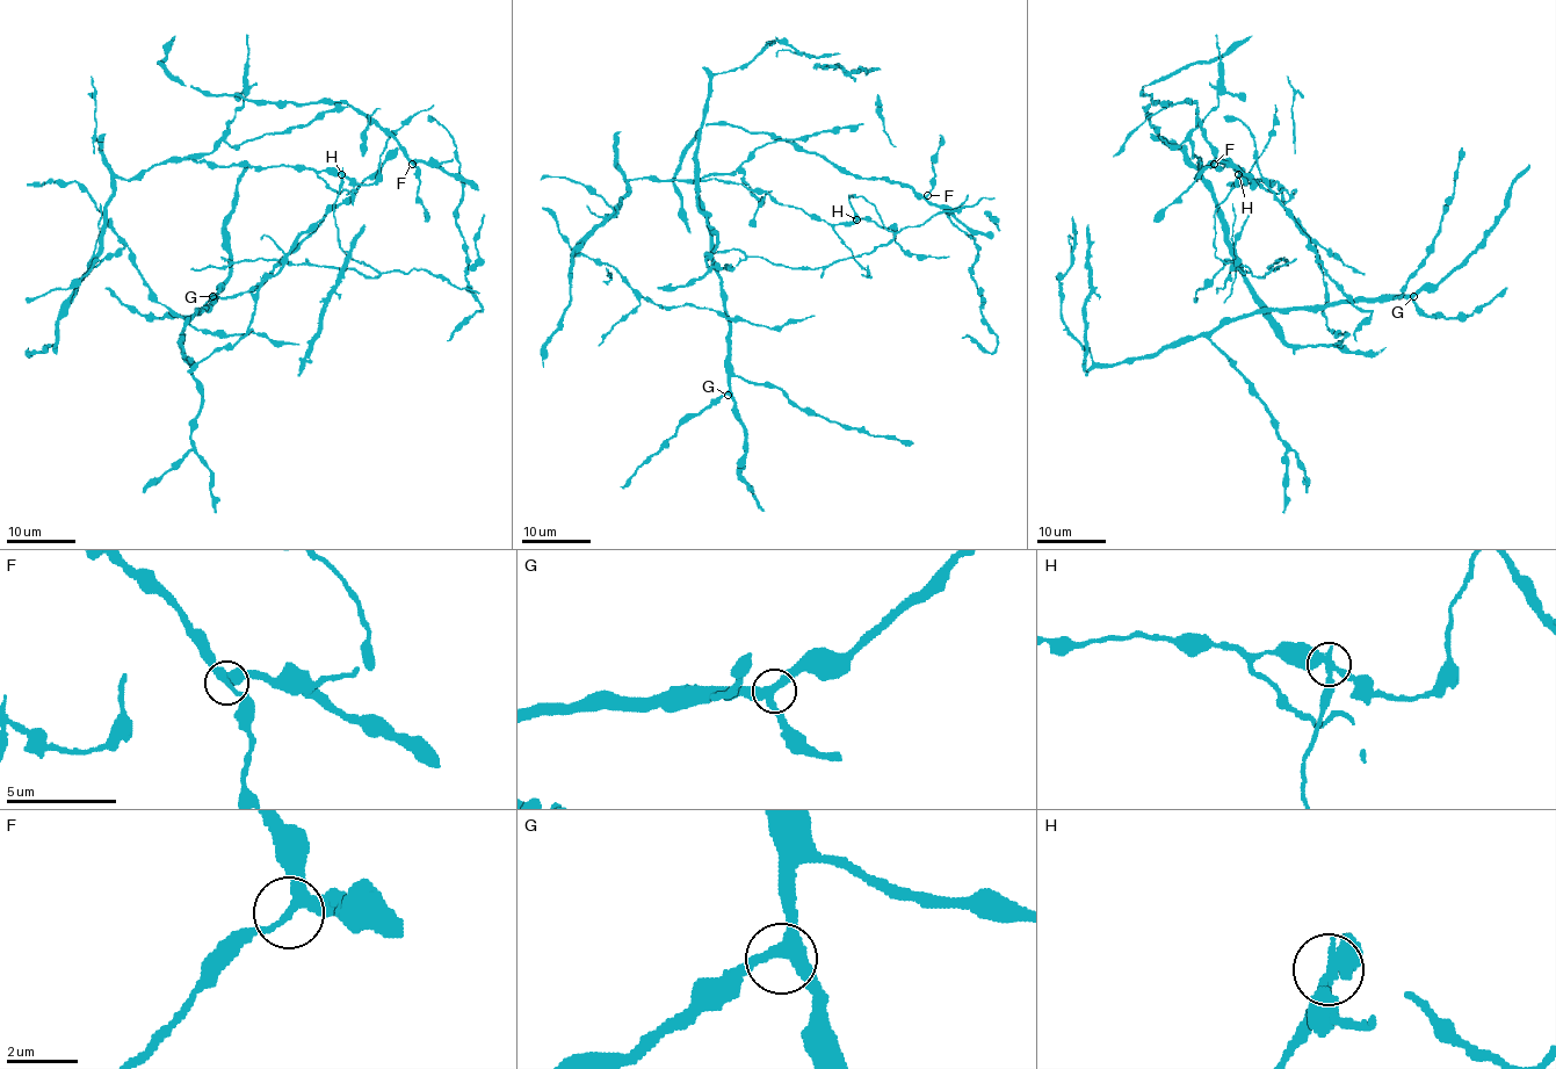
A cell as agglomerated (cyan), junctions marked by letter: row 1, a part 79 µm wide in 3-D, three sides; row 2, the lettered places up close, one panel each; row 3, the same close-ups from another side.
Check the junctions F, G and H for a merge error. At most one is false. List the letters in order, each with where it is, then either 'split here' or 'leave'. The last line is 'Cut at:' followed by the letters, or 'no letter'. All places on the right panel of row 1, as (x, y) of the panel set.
F: (1214, 164) | leave
G: (1413, 296) | leave
H: (1238, 174) | split here
Cut at: H

